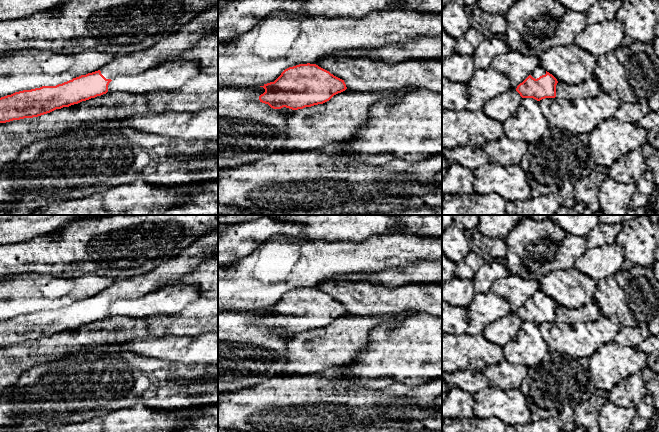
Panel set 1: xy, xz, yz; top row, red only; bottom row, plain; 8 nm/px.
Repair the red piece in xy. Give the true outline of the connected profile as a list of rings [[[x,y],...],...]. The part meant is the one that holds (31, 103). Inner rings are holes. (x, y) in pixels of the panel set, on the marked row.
[[[218,4],[200,12],[192,20],[169,37],[159,41],[147,50],[116,54],[115,58],[100,70],[81,75],[56,86],[42,86],[31,90],[15,92],[0,98],[0,123],[38,117],[56,109],[69,107],[82,101],[101,96],[108,92],[109,83],[118,76],[140,74],[158,64],[179,59],[181,54],[199,43],[202,39],[218,34]]]

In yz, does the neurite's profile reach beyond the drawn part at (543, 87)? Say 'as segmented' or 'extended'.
extended

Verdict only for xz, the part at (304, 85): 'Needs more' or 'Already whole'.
Already whole

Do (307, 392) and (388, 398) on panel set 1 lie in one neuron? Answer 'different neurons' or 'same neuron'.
same neuron

